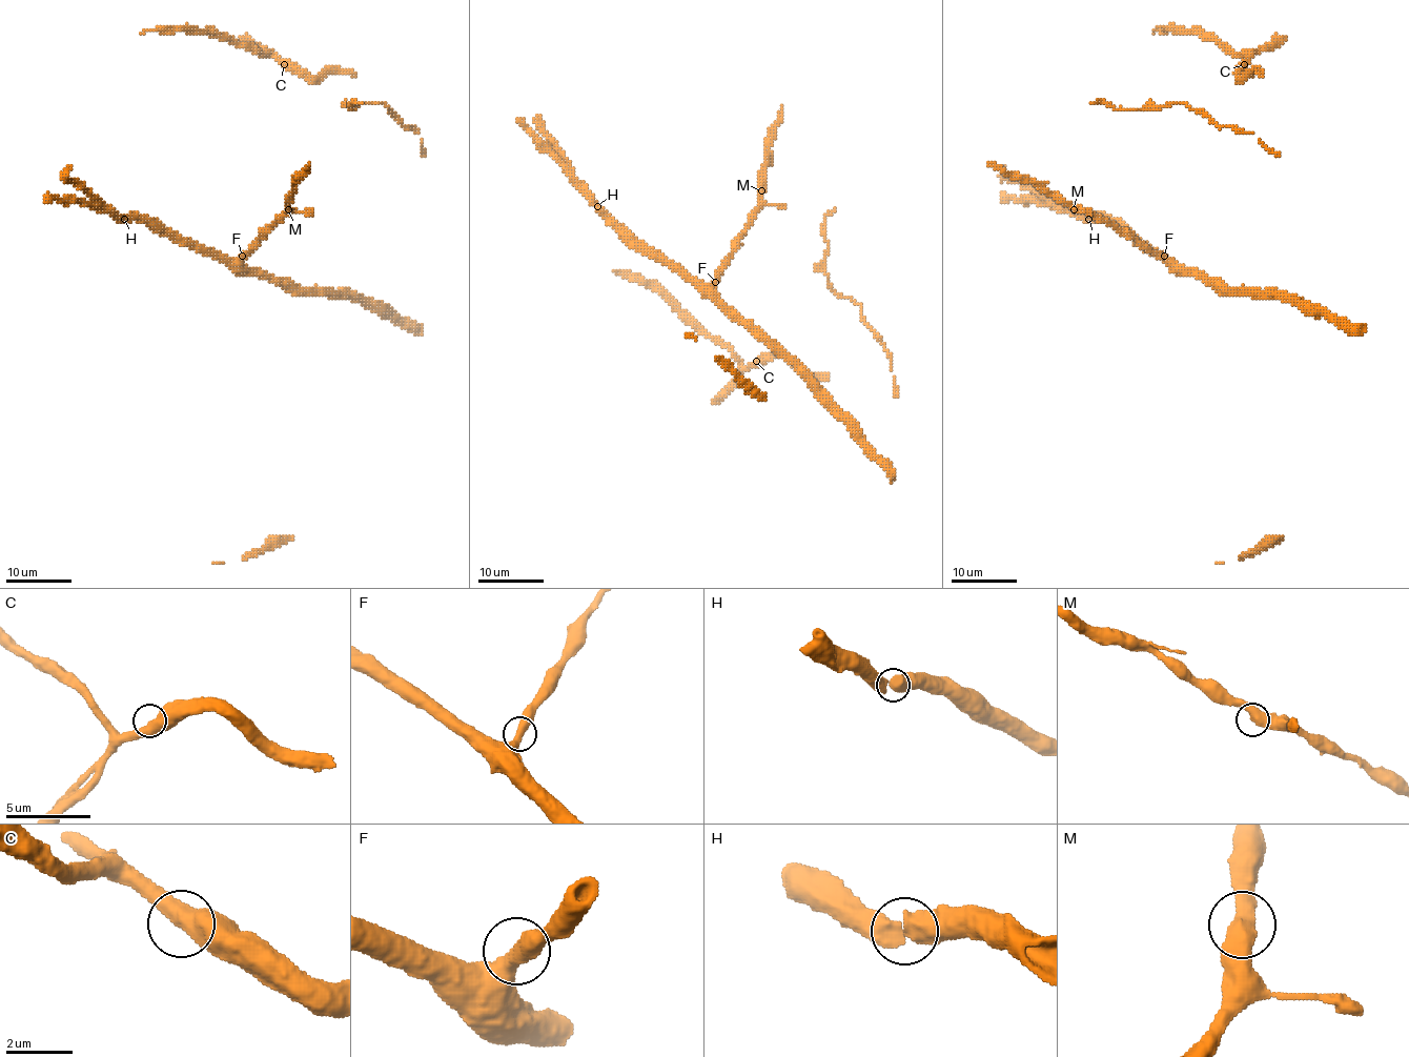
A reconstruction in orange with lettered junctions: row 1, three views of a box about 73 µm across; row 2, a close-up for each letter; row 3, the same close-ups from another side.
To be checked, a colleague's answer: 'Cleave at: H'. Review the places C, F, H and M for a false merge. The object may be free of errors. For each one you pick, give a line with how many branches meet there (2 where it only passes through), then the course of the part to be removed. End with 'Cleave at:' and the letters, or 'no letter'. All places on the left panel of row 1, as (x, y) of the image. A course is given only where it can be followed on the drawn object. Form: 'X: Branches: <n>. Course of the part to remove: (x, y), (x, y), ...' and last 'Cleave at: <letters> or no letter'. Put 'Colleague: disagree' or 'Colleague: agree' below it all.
Cleave at: no letter
Colleague: disagree

